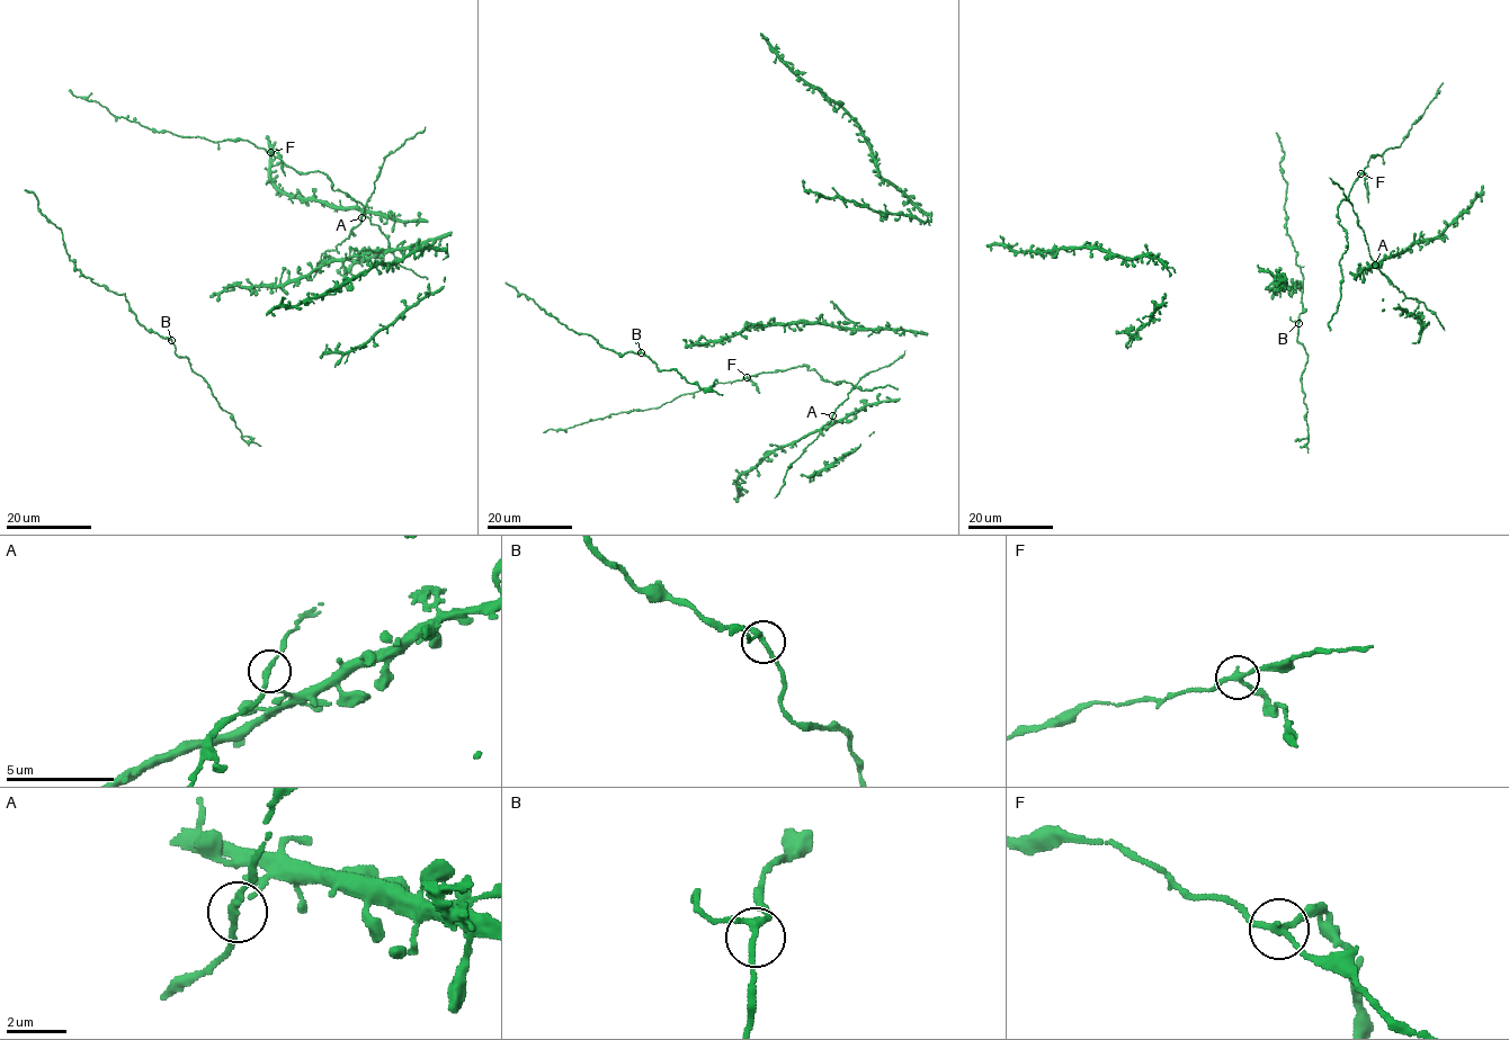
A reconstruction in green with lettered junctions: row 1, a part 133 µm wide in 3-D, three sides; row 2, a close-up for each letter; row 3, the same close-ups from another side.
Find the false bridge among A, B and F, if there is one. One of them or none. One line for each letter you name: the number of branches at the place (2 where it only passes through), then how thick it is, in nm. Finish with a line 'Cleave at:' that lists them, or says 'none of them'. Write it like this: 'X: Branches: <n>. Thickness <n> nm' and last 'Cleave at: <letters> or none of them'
F: Branches: 3. Thickness 200 nm
Cleave at: F

